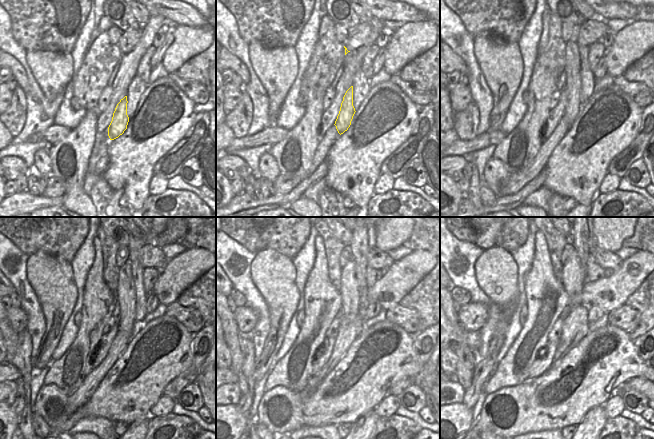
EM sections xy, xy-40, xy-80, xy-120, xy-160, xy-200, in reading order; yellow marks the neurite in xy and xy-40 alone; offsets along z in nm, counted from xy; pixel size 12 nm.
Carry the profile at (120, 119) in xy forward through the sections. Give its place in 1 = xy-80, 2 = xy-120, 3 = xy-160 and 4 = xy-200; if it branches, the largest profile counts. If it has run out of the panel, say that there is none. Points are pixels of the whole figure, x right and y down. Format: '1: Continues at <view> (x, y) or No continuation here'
1: Continues at xy-80 (572, 68)
2: Continues at xy-120 (125, 294)
3: Continues at xy-160 (349, 289)
4: Continues at xy-200 (573, 277)

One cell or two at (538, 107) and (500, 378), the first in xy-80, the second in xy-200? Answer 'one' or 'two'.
one

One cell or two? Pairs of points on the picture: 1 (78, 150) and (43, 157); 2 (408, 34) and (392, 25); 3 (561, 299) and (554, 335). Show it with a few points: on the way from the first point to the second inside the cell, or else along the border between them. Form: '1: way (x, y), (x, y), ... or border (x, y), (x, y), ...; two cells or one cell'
1: border (47, 151), (51, 162), (50, 173); two cells
2: border (404, 23), (390, 32); two cells
3: border (559, 317), (548, 334), (547, 341); two cells

